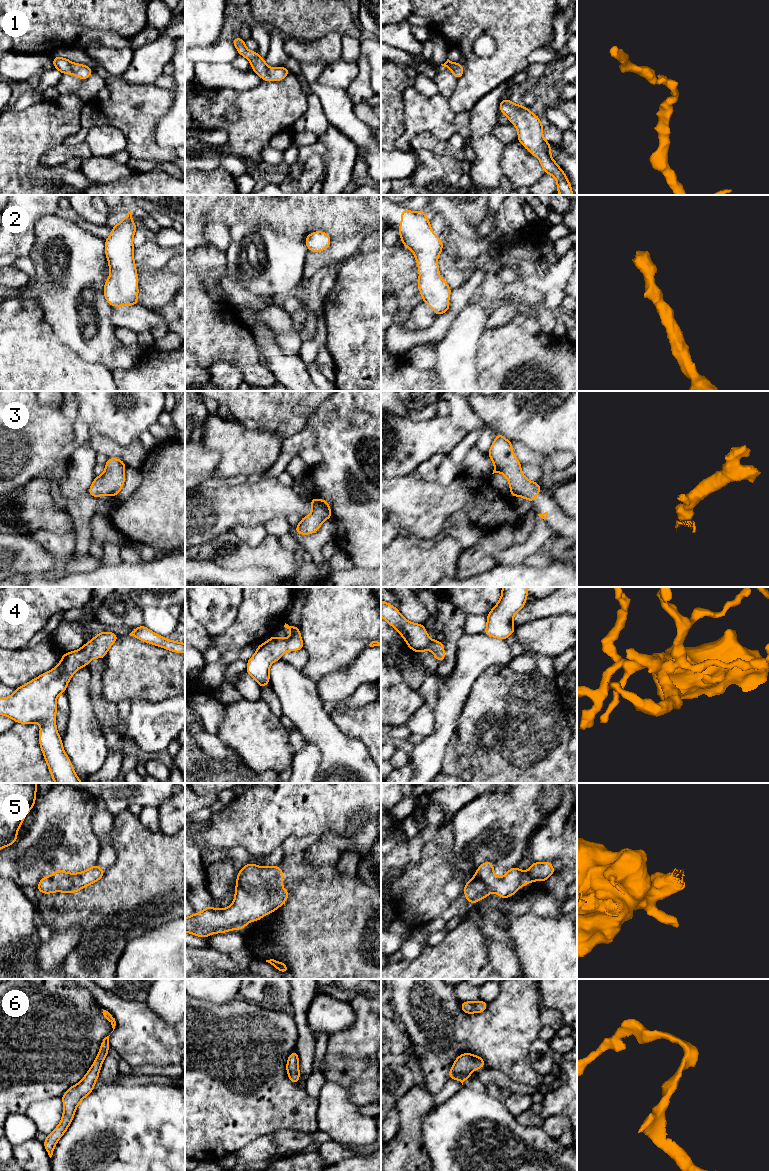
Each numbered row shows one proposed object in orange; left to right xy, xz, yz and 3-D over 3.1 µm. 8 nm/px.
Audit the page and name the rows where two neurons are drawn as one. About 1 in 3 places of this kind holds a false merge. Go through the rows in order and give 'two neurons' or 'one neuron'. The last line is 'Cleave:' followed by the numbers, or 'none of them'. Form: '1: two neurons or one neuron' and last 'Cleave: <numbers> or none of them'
1: one neuron
2: one neuron
3: one neuron
4: one neuron
5: one neuron
6: one neuron
Cleave: none of them

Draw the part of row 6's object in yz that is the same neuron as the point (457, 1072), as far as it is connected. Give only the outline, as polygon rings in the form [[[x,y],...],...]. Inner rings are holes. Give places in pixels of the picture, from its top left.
[[[462,1053],[454,1061],[448,1078],[459,1080],[463,1085],[466,1079],[470,1079],[470,1074],[473,1073],[474,1070],[484,1067],[485,1063],[482,1057],[471,1053]]]

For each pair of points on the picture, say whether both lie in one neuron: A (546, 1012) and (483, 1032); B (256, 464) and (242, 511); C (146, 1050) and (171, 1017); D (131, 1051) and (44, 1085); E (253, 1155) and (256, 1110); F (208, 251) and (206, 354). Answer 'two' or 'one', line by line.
A: two
B: two
C: two
D: two
E: two
F: one

